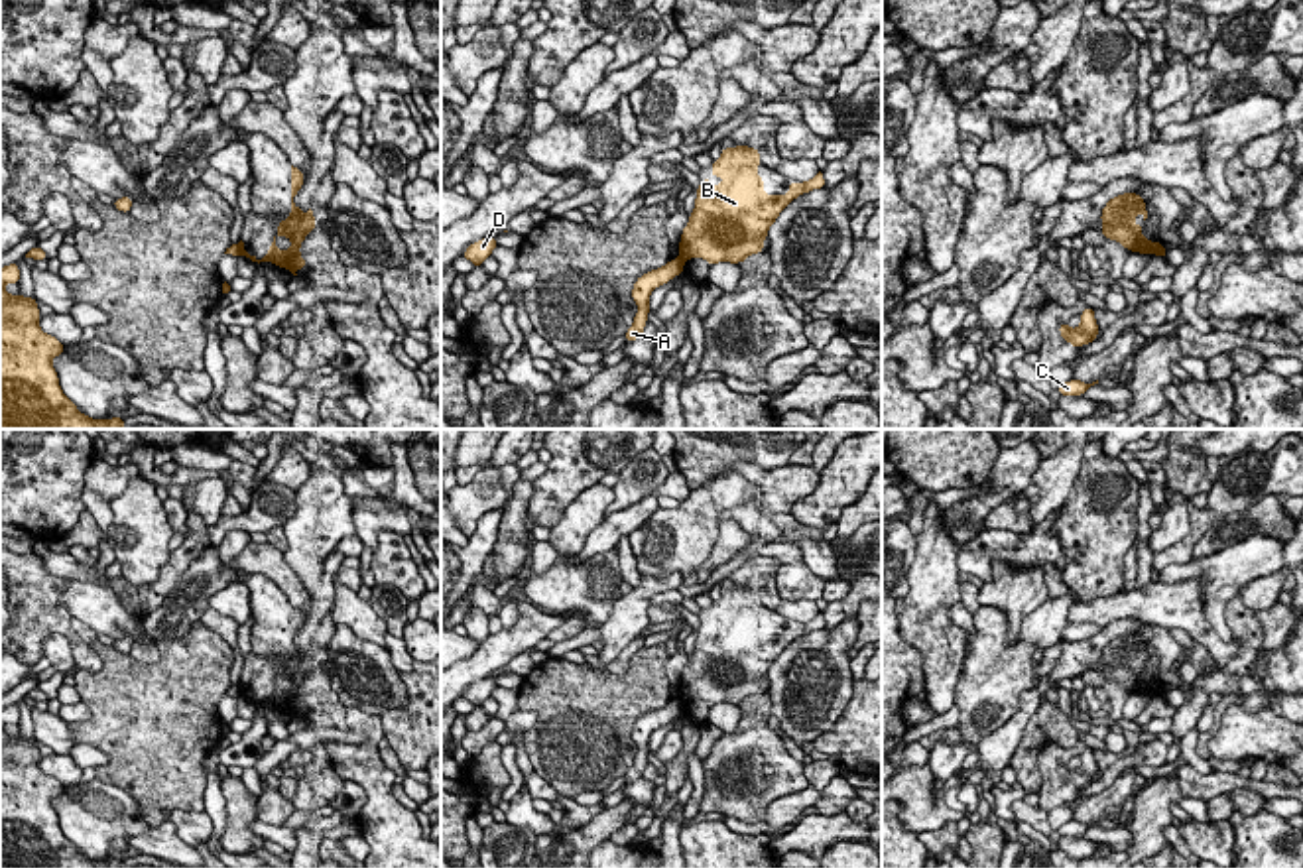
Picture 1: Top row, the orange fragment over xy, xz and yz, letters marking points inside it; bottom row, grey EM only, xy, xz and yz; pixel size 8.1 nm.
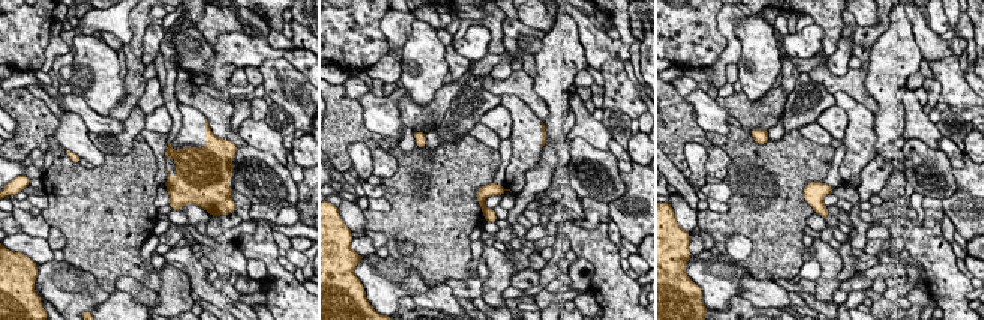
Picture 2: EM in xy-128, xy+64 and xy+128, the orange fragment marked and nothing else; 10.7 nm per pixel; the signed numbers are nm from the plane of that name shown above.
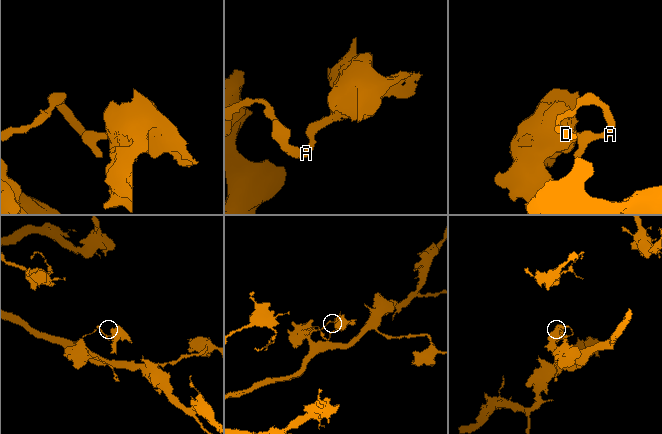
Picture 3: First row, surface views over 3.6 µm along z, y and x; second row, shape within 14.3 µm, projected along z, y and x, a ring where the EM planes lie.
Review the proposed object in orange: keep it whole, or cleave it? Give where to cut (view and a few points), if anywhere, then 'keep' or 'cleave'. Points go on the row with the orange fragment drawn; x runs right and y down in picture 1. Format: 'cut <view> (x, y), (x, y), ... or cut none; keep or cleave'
cut xz (678, 258), (682, 266); cleave

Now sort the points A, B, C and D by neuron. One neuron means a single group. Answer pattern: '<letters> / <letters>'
A D / B C

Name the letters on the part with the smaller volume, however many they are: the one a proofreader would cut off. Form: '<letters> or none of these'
B, C

